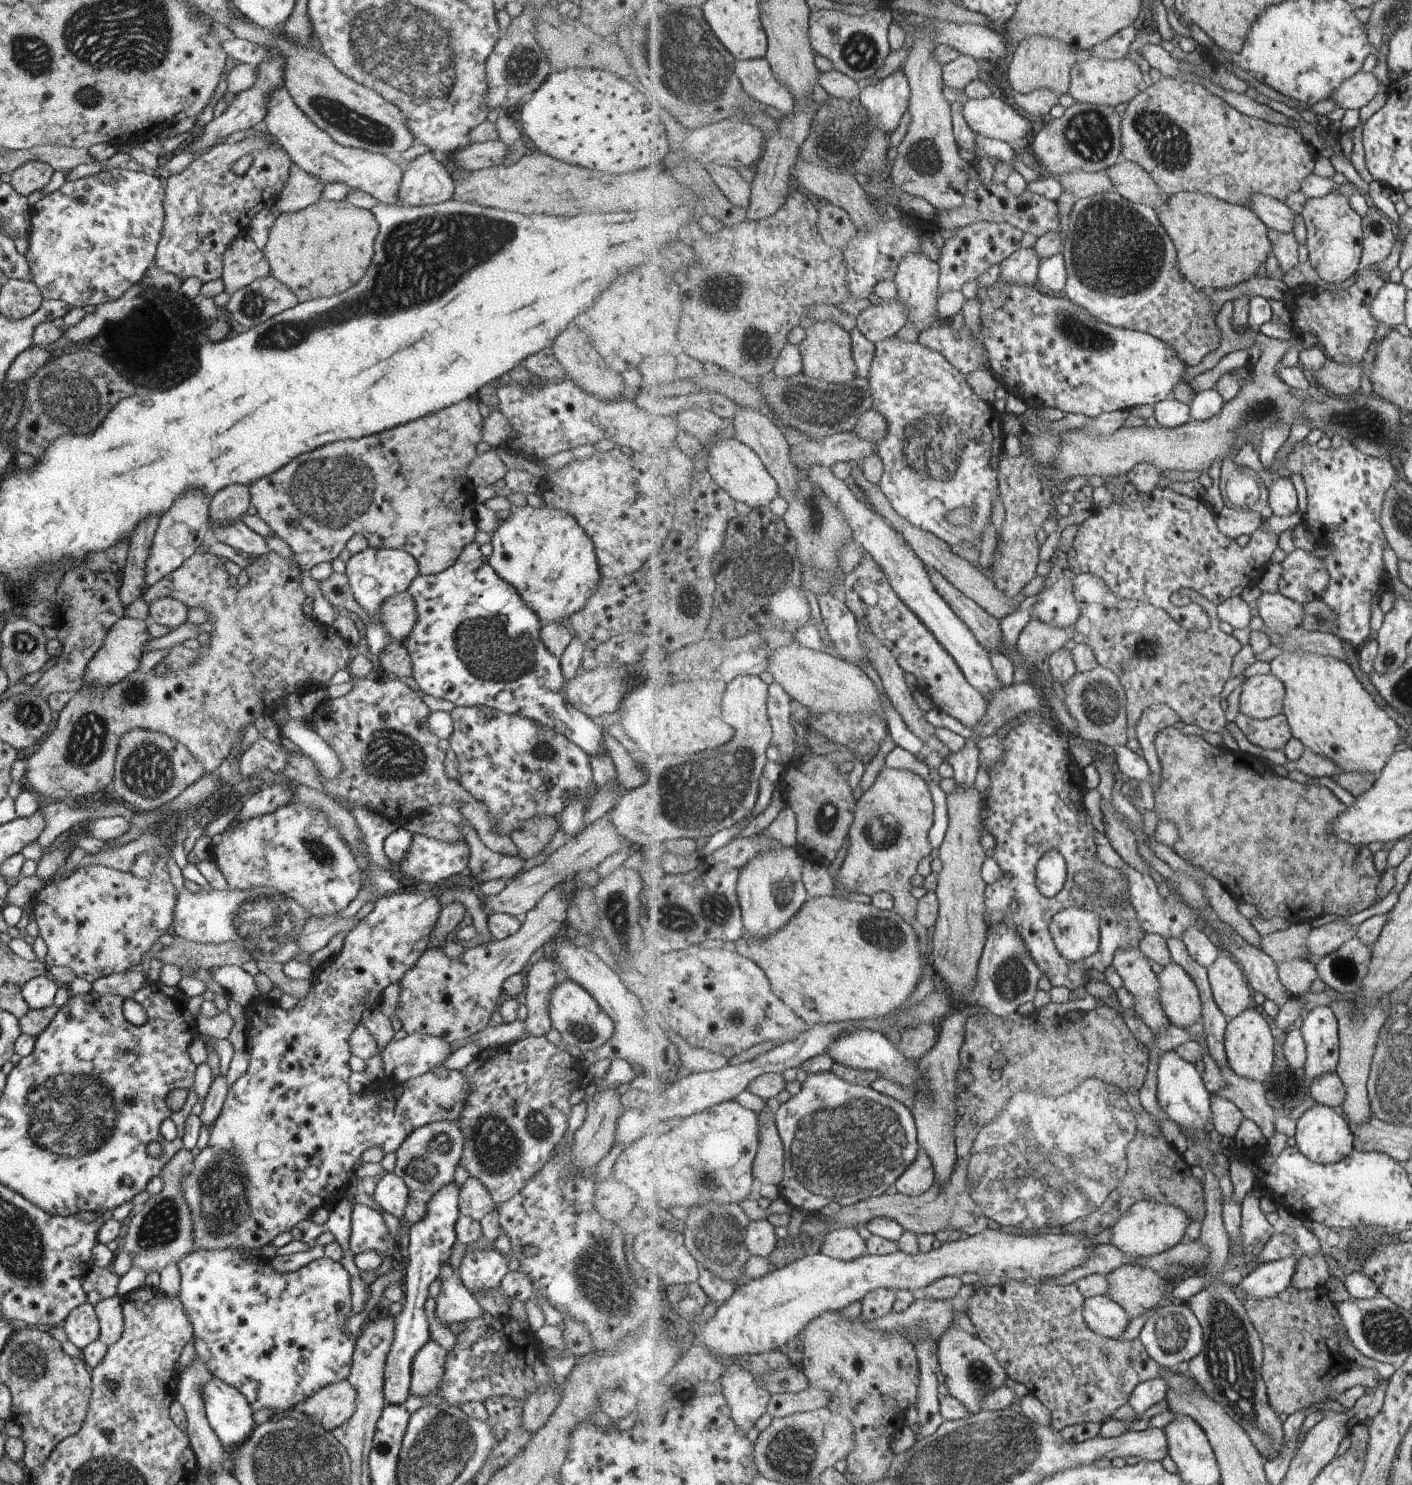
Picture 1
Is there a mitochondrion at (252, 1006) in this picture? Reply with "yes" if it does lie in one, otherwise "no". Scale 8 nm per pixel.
no

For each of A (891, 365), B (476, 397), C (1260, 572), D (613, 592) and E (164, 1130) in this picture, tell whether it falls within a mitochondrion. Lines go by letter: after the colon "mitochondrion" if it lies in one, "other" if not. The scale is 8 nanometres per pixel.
A: other
B: other
C: other
D: other
E: other

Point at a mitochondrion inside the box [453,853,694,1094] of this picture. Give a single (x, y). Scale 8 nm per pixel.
(617, 911)

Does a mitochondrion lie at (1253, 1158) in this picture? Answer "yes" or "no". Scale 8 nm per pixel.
no

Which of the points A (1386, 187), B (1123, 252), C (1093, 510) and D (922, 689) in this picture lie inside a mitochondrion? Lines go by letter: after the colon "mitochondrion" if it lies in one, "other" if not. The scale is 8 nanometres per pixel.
A: other
B: mitochondrion
C: other
D: other

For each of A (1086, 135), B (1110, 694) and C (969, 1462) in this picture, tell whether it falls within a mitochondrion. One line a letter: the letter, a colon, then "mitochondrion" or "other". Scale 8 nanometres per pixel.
A: mitochondrion
B: mitochondrion
C: mitochondrion

